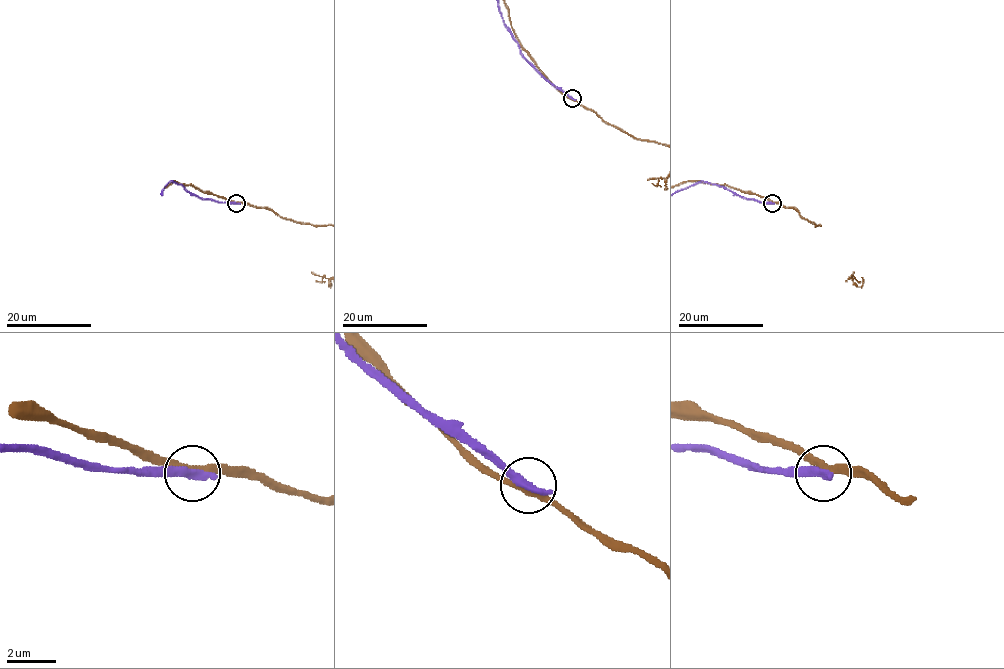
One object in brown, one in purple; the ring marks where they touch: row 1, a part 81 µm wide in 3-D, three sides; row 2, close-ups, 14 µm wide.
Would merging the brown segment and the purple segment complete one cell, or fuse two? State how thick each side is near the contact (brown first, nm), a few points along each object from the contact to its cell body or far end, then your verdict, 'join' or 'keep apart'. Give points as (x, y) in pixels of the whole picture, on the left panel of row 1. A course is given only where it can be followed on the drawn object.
280/400 nm | keep apart

